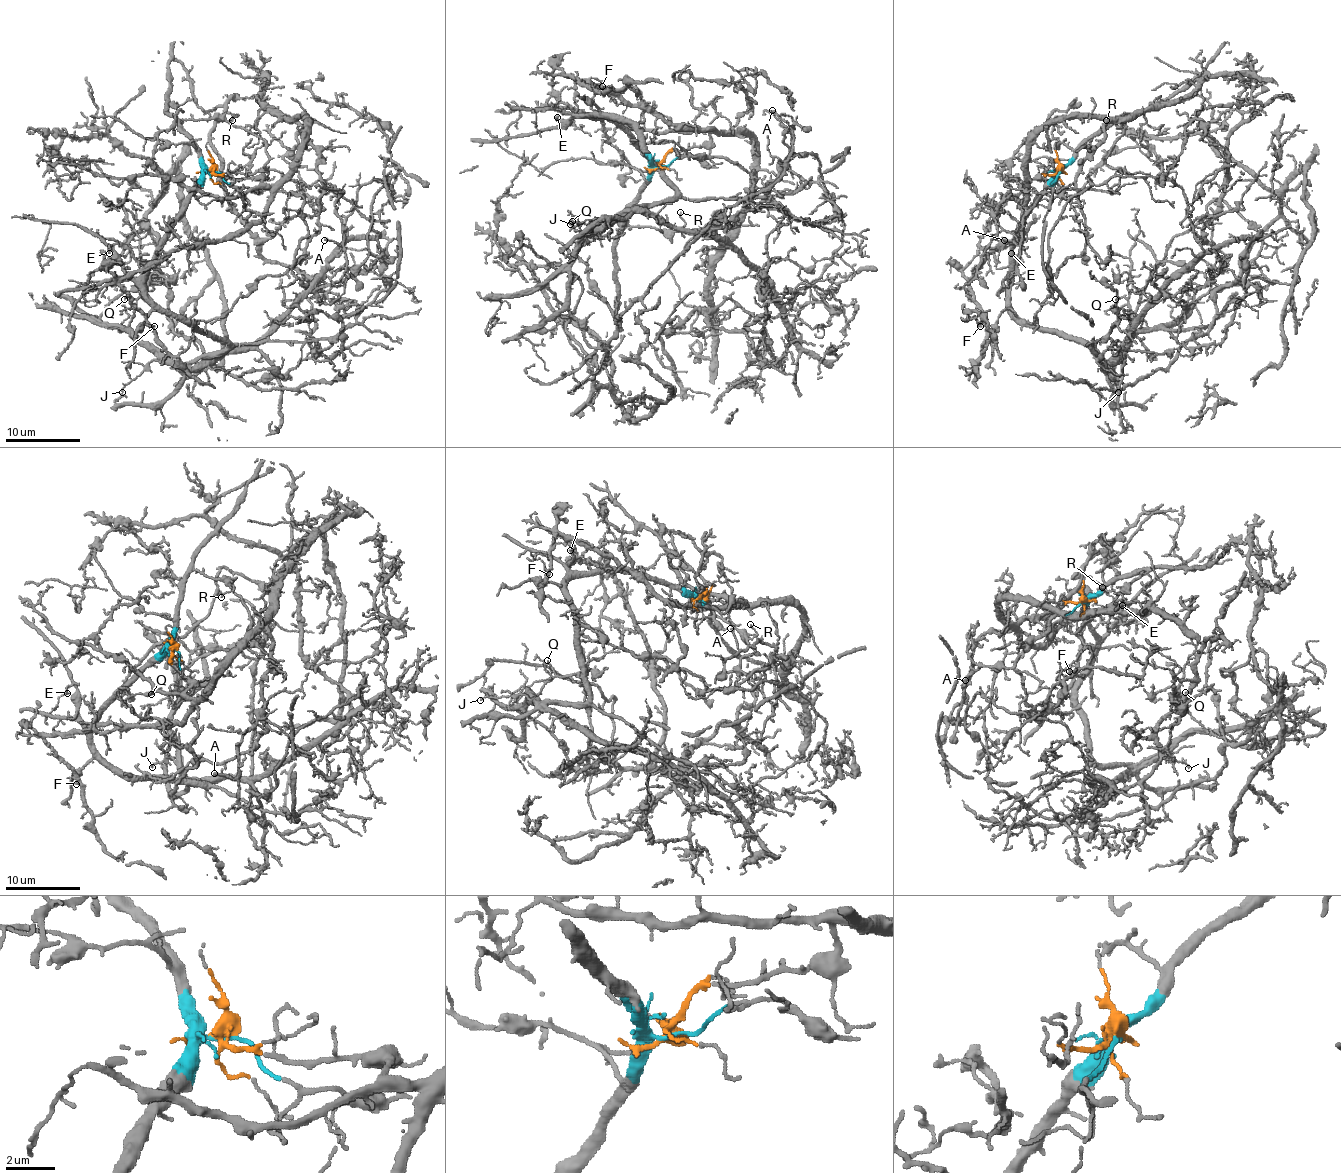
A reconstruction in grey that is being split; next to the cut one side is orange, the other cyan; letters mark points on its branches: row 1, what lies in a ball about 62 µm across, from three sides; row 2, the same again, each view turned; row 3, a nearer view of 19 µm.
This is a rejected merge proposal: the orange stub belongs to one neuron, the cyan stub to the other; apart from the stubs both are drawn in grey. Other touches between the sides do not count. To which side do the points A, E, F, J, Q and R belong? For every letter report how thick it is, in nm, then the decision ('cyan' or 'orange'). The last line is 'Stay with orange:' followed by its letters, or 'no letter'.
A: 160 nm | orange
E: 130 nm | cyan
F: 120 nm | orange
J: 90 nm | cyan
Q: 110 nm | cyan
R: 100 nm | cyan
Stay with orange: A, F

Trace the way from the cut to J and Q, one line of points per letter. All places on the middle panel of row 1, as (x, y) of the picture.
J: (660, 167), (612, 118), (593, 116), (627, 122), (636, 131), (643, 155), (675, 195), (571, 224)
Q: (660, 167), (612, 118), (593, 116), (627, 122), (675, 195), (597, 224), (578, 252), (584, 234), (573, 221)

